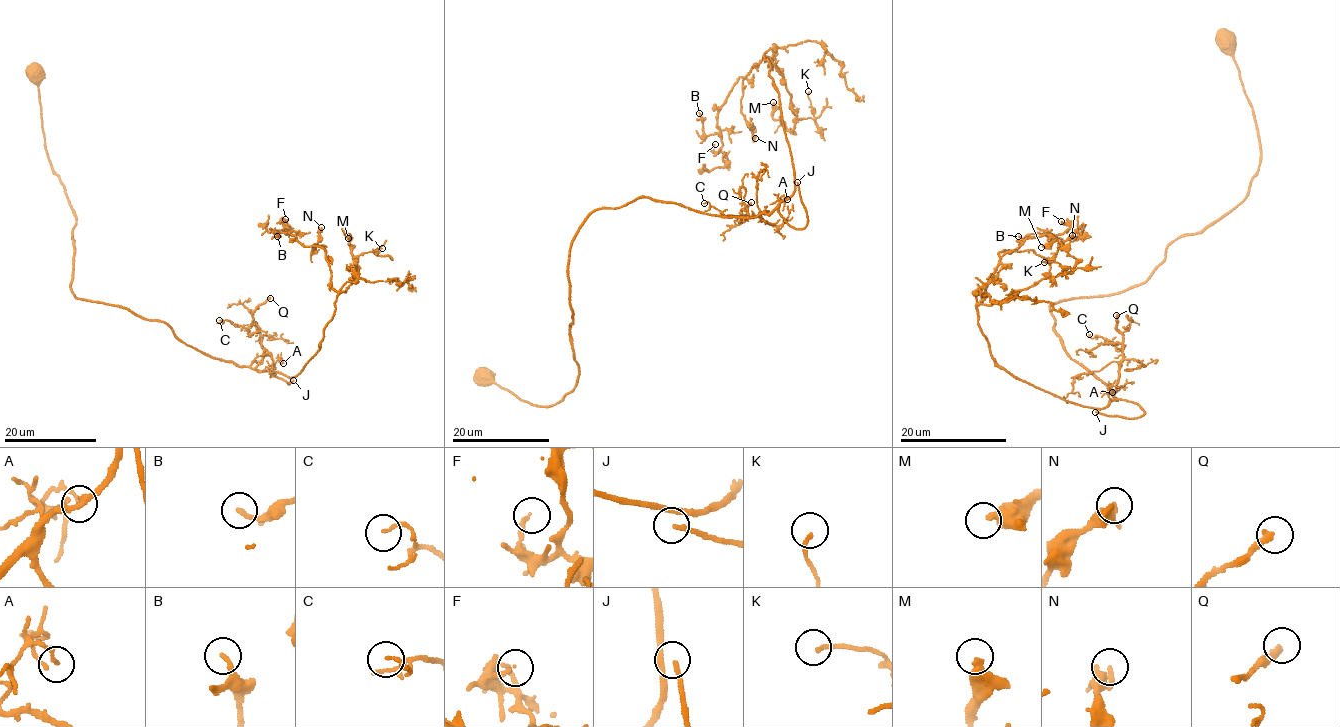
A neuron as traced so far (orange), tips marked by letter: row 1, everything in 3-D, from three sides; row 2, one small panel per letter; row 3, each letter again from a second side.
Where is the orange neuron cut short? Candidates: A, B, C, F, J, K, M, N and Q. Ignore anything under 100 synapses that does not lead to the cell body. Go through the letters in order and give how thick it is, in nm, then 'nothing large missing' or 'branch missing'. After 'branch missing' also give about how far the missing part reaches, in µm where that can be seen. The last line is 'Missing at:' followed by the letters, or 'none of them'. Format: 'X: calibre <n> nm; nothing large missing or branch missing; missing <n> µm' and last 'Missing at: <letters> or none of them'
A: calibre 130 nm; nothing large missing
B: calibre 200 nm; nothing large missing
C: calibre 130 nm; nothing large missing
F: calibre 180 nm; nothing large missing
J: calibre 160 nm; branch missing; missing 80 µm
K: calibre 160 nm; nothing large missing
M: calibre 440 nm; nothing large missing
N: calibre 300 nm; nothing large missing
Q: calibre 300 nm; nothing large missing
Missing at: J

